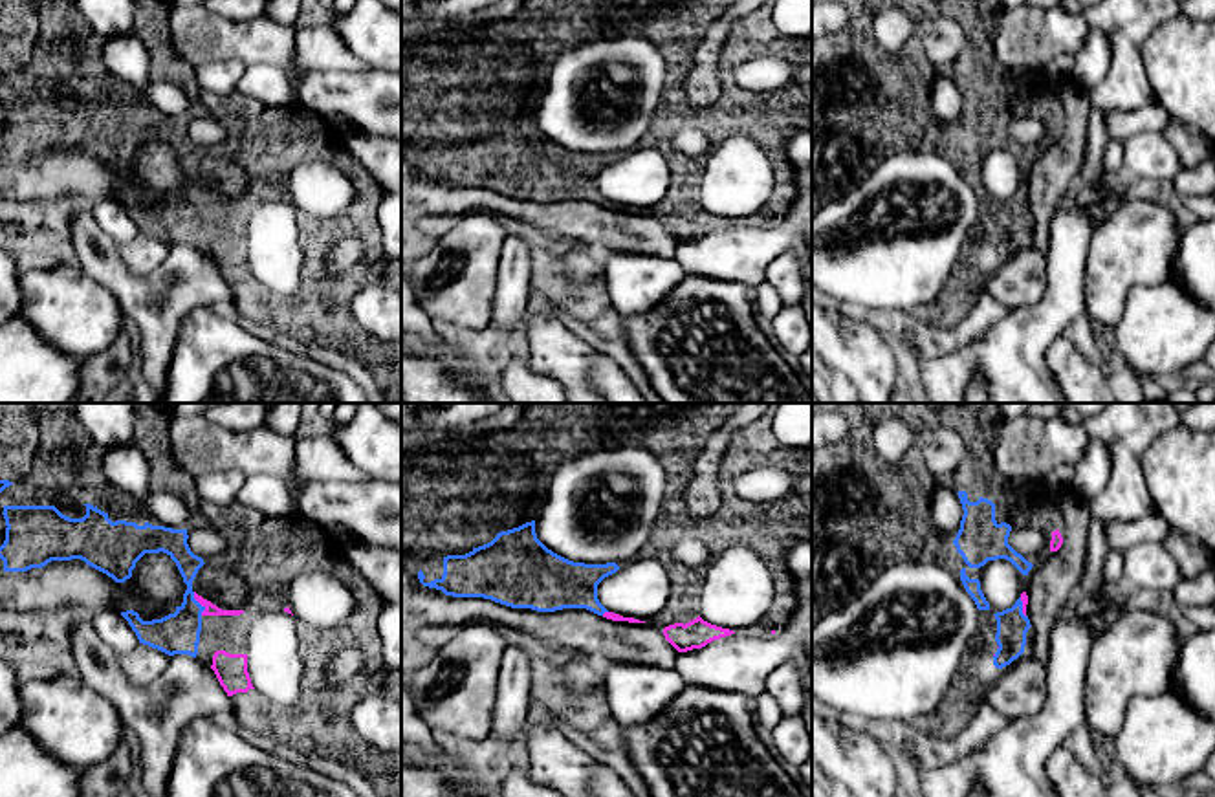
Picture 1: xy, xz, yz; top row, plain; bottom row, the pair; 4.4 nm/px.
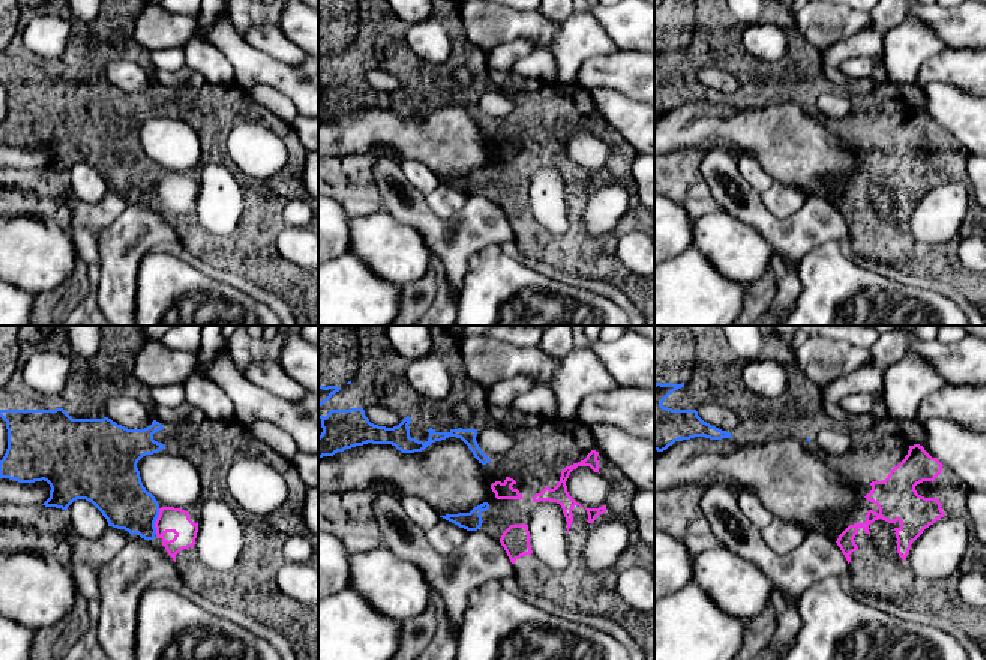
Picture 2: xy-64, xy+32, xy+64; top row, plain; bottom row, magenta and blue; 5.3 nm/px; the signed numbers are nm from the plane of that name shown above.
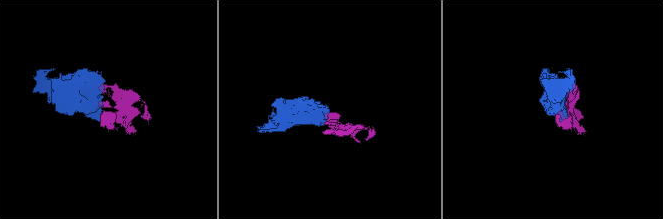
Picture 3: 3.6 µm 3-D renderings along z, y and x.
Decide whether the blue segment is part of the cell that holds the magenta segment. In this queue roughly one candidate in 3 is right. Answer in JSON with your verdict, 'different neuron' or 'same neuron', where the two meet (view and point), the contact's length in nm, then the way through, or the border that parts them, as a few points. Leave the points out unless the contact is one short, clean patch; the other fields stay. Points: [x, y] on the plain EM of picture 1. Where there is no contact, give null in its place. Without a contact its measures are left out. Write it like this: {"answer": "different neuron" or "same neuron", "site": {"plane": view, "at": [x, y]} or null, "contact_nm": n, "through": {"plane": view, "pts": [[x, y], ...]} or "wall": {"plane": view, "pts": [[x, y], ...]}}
{"answer": "same neuron", "site": {"plane": "xy", "at": [198, 191]}, "contact_nm": 110}

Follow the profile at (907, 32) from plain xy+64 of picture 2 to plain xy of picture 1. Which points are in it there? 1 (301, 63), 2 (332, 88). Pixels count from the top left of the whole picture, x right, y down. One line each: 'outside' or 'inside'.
1: inside
2: outside

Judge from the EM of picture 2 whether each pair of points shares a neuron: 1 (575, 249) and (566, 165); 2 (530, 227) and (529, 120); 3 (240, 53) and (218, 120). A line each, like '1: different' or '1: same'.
1: same
2: same
3: different

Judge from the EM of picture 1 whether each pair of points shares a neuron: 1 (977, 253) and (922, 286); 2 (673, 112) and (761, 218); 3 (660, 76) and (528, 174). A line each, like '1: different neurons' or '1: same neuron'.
1: different neurons
2: same neuron
3: different neurons

